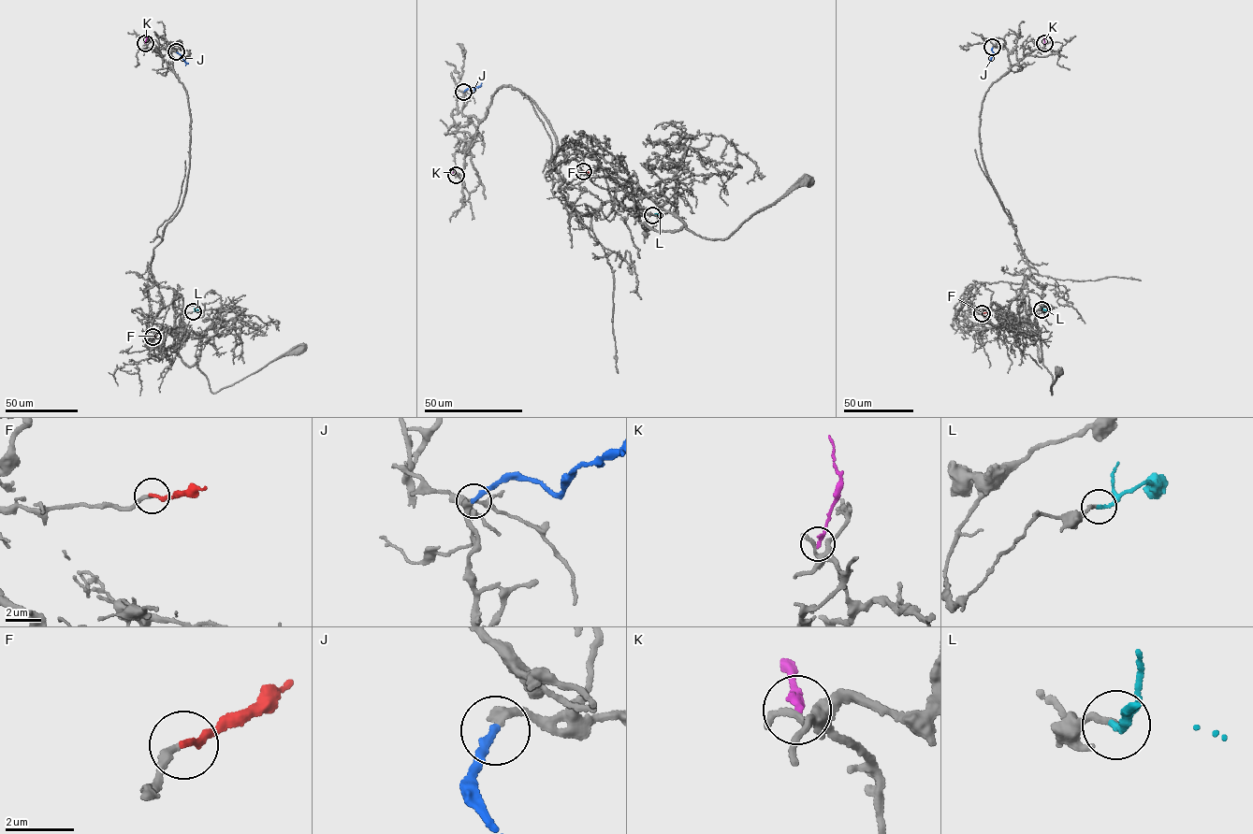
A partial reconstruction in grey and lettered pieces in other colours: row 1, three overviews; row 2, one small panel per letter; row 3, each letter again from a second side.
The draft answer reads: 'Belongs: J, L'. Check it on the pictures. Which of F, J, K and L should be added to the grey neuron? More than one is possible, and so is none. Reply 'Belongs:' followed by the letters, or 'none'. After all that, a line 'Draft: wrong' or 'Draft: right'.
Belongs: J, L
Draft: right

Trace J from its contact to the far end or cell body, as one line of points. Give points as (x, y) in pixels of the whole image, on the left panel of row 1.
J: (176, 52), (185, 65)

